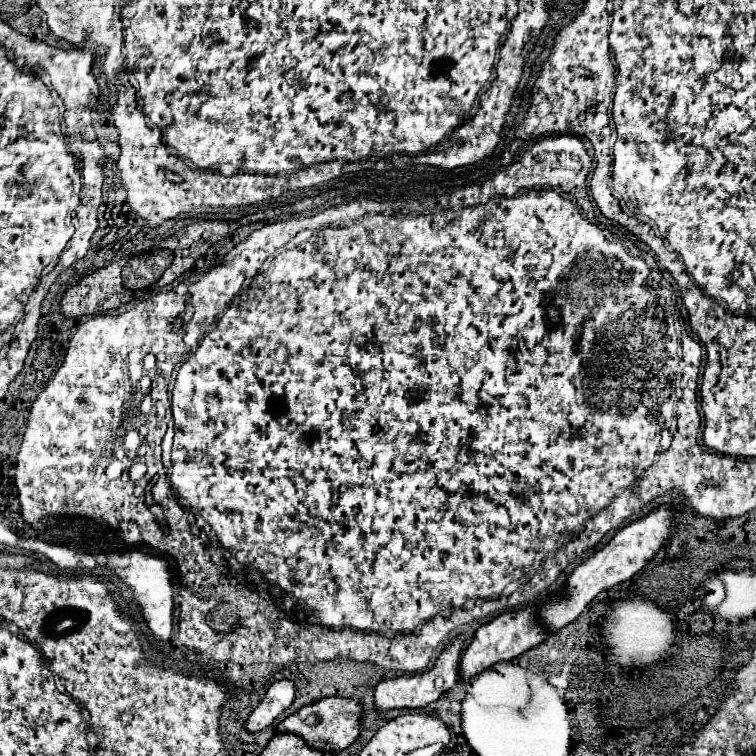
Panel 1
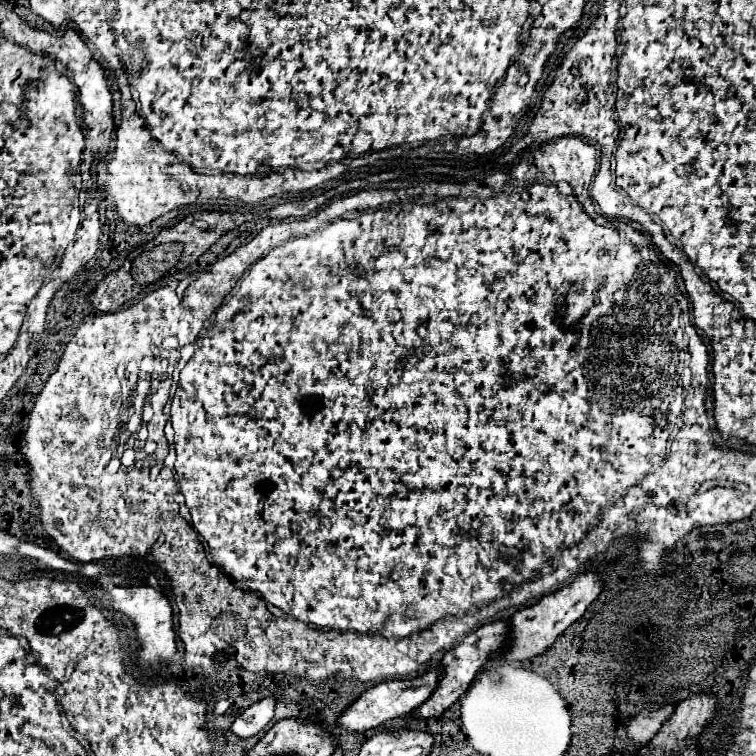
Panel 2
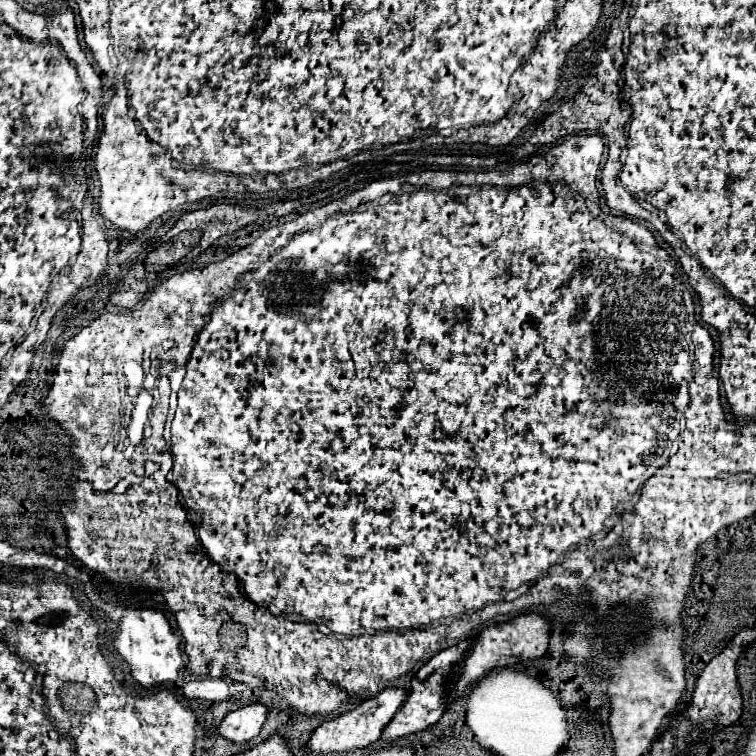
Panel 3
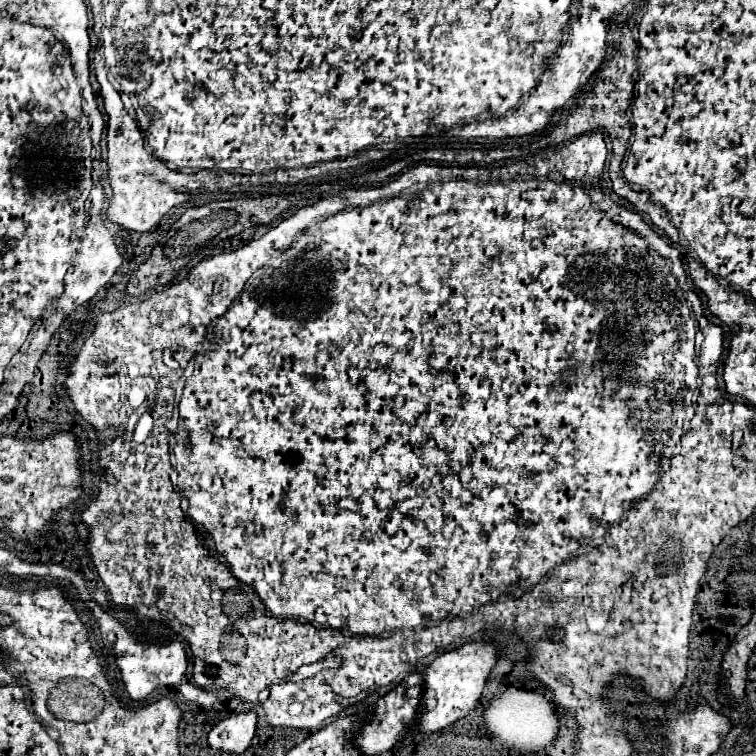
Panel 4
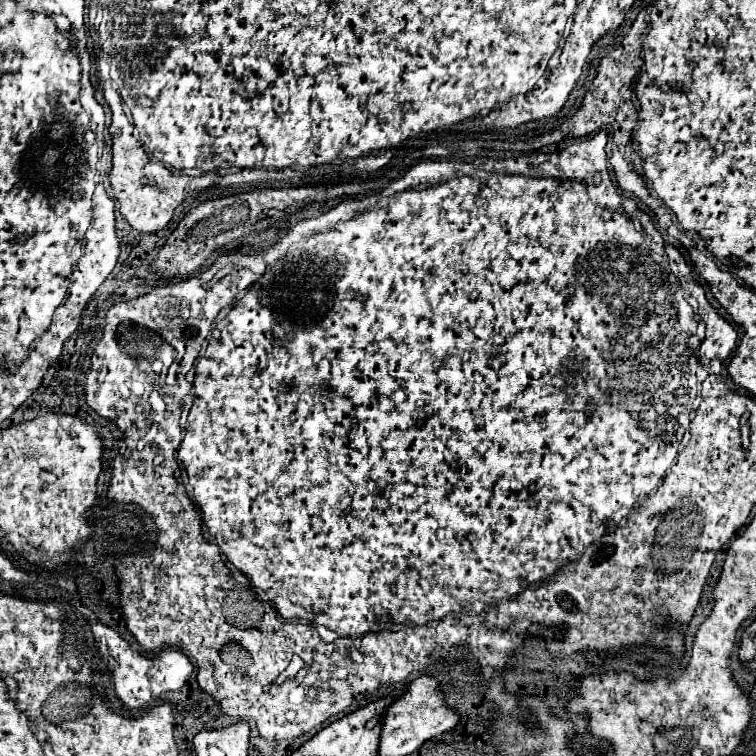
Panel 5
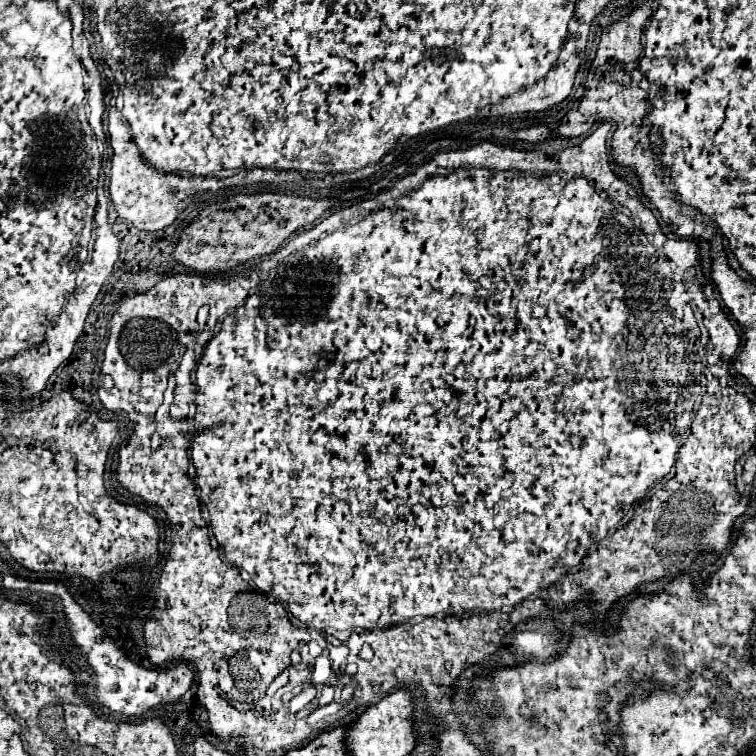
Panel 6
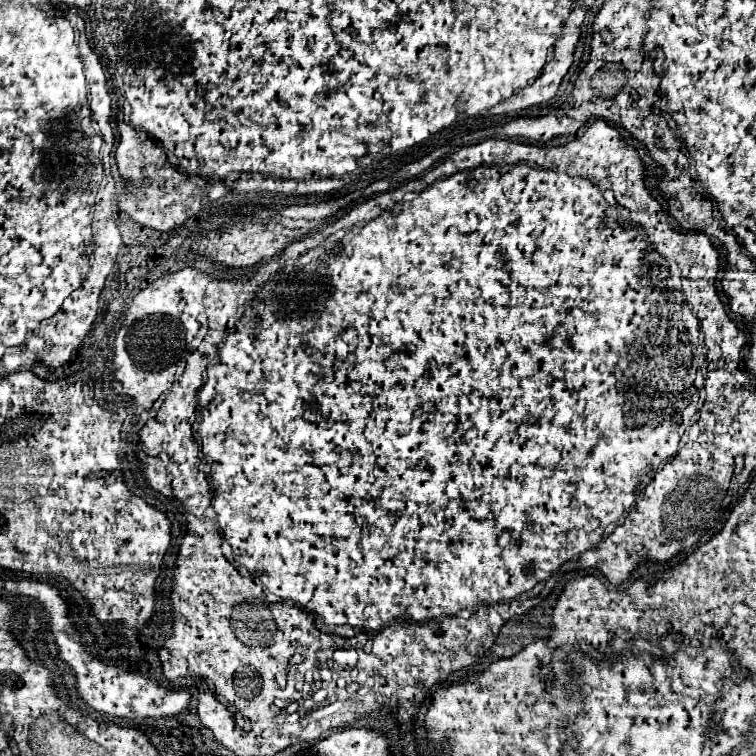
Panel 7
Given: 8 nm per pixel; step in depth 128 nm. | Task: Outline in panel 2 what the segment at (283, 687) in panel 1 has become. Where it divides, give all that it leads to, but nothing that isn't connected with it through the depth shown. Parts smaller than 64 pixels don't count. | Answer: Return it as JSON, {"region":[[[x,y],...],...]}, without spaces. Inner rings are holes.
{"region":[[[264,698],[256,704],[252,704],[244,714],[240,714],[234,724],[232,724],[232,732],[240,738],[248,738],[248,736],[256,736],[274,716],[274,708],[276,708],[276,698]]]}

